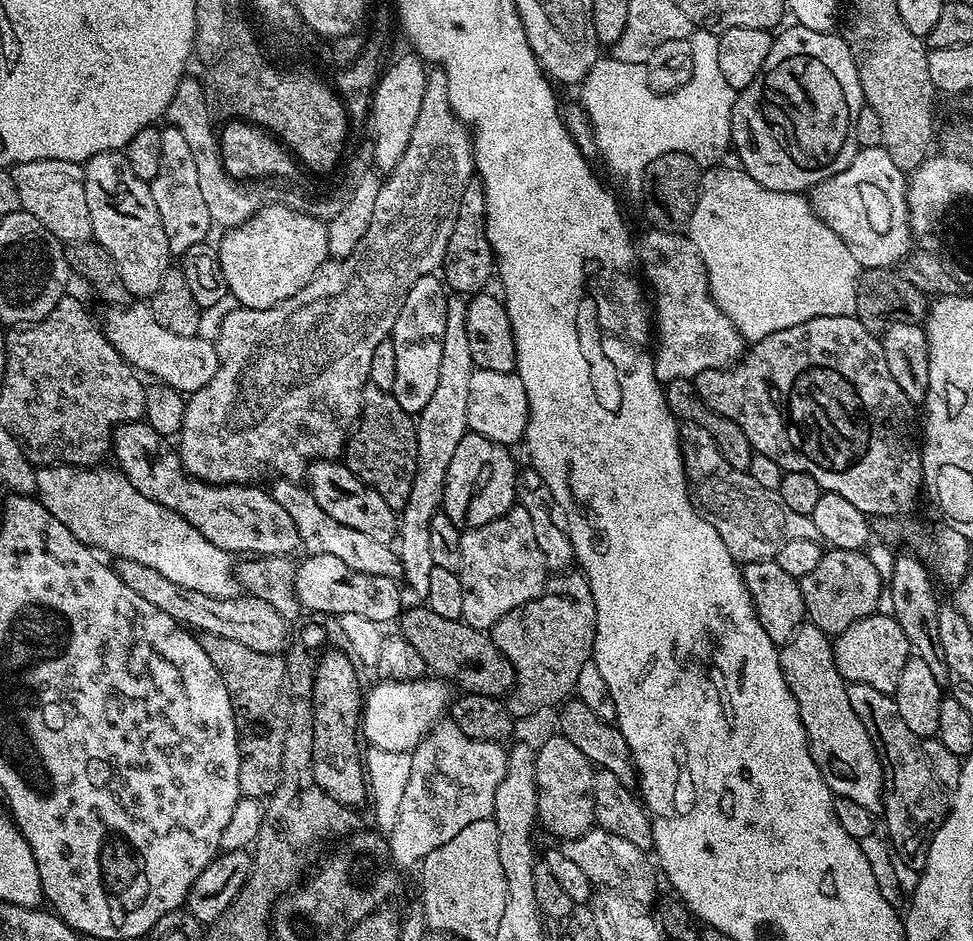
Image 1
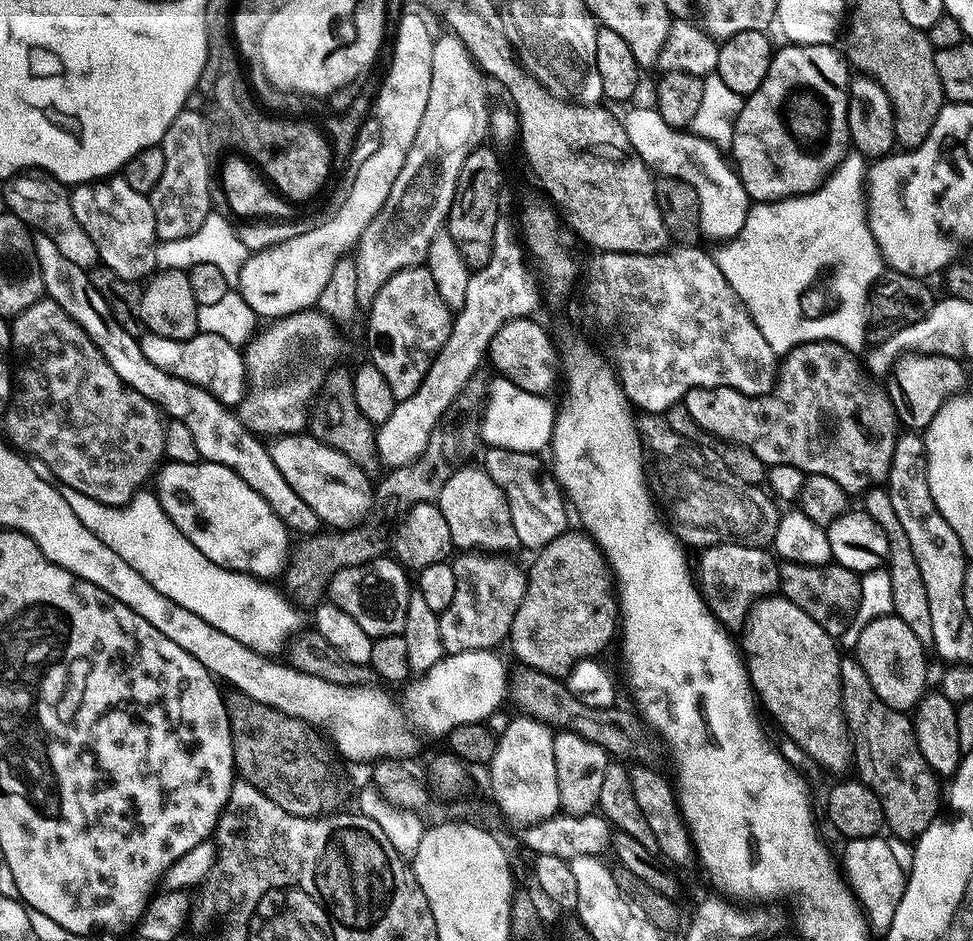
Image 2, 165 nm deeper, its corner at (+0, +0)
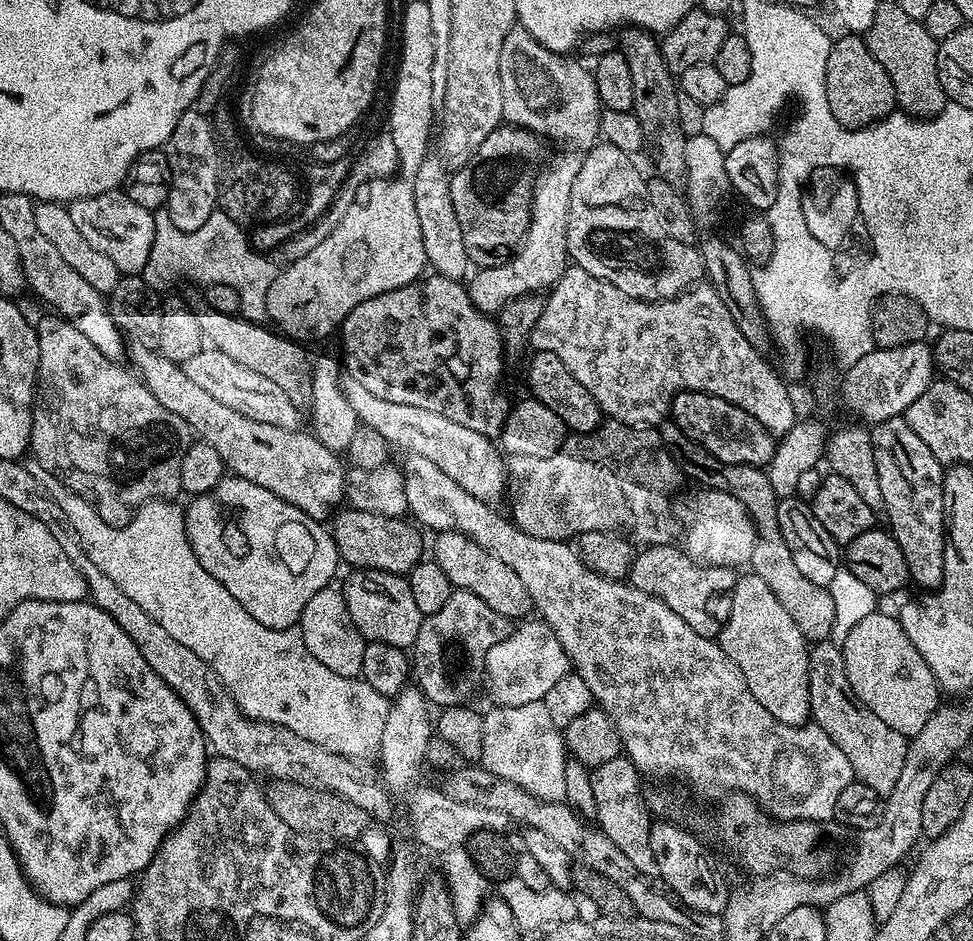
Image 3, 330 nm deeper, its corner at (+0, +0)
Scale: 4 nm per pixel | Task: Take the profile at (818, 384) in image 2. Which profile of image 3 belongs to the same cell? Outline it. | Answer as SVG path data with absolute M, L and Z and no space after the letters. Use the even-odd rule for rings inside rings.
M677 392L672 399L671 419L701 448L723 464L755 464L764 466L774 455L777 441L749 412L728 404L726 398L708 392Z

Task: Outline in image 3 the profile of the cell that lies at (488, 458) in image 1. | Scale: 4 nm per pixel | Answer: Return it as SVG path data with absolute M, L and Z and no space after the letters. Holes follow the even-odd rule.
M441 532L435 538L431 555L436 564L442 566L446 578L450 578L453 589L482 598L490 610L498 610L498 614L509 618L524 618L533 611L532 599L526 586L522 586L522 578L518 578L518 574L514 574L514 570L510 570L510 566L490 549L483 548L462 532Z

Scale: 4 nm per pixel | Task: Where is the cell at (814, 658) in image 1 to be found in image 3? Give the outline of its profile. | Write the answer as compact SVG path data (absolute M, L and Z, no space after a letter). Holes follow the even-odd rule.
M755 574L741 575L736 587L730 593L730 603L726 609L726 619L718 632L720 648L738 666L746 686L754 698L770 713L779 724L788 724L791 728L807 725L810 720L810 698L808 697L808 654L809 641L805 640L802 630L794 626L794 618L782 610L782 602L770 594L770 586L762 582Z

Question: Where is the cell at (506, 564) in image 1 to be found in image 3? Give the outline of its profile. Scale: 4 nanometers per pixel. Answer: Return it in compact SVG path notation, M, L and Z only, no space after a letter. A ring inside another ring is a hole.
M453 590L438 614L423 617L420 622L414 645L414 676L420 679L420 690L440 710L467 705L485 683L487 651L511 635L513 629L513 621L498 614L498 610L490 610L482 598Z

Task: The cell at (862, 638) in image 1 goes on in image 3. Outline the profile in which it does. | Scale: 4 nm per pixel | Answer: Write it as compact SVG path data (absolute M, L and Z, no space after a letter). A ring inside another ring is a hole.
M878 611L872 612L860 622L848 634L842 645L844 649L844 665L846 666L846 678L851 695L864 704L886 722L886 726L898 730L906 738L917 736L918 733L930 722L932 715L942 704L942 693L937 684L930 666L926 666L926 658L918 654L914 642L906 638L906 630L902 630L899 619L887 617Z

